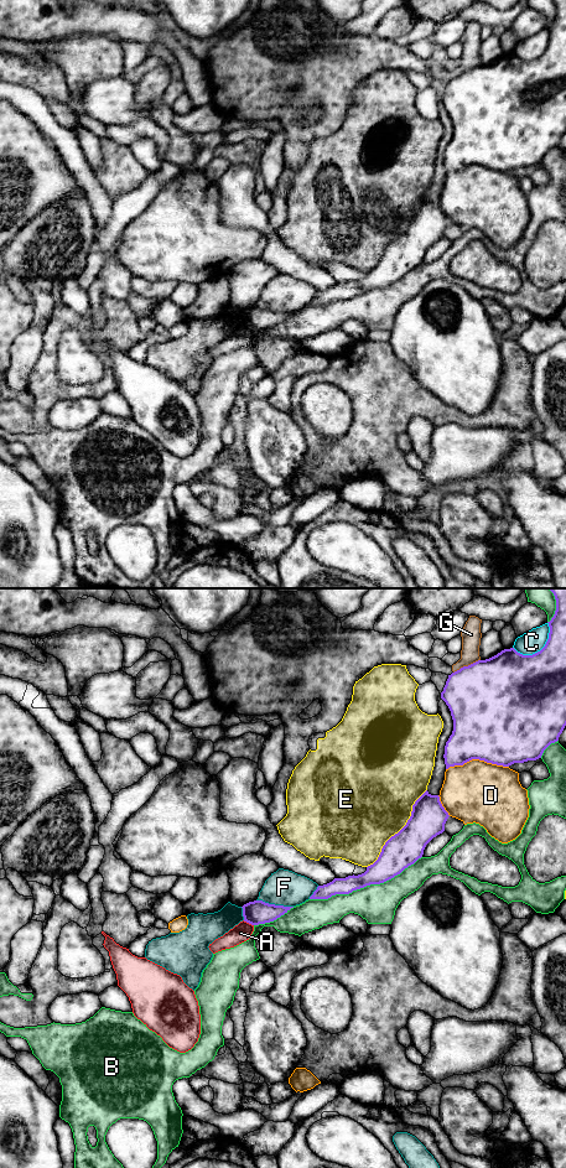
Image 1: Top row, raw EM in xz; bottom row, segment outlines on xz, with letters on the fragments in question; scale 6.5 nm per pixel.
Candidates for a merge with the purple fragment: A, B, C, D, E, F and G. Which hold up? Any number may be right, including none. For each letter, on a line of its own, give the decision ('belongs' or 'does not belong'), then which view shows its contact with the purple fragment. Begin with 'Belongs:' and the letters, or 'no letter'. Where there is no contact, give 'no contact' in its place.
Belongs: no letter
A: does not belong | xz
B: does not belong | xz
C: does not belong | xz
D: does not belong | xz
E: does not belong | xz
F: does not belong | xz
G: does not belong | xz

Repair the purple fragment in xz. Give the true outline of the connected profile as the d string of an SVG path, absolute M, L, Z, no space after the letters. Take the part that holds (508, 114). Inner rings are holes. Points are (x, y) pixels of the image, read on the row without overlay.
M554 0L556 16L549 28L550 38L545 52L533 59L523 61L514 53L478 66L448 81L441 104L446 108L453 125L453 136L445 151L446 175L463 171L472 165L509 172L541 163L544 156L559 146L566 131L566 0Z

